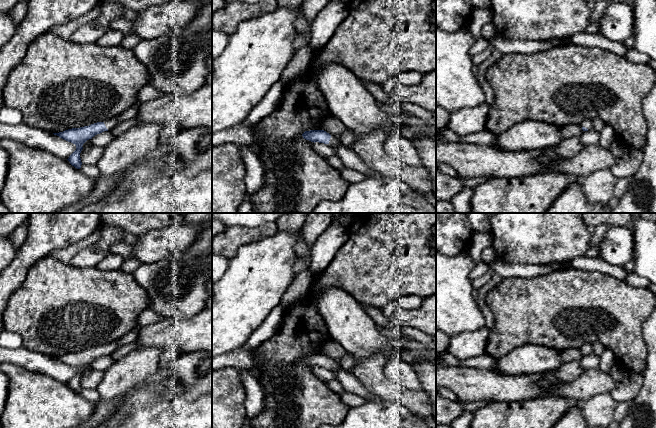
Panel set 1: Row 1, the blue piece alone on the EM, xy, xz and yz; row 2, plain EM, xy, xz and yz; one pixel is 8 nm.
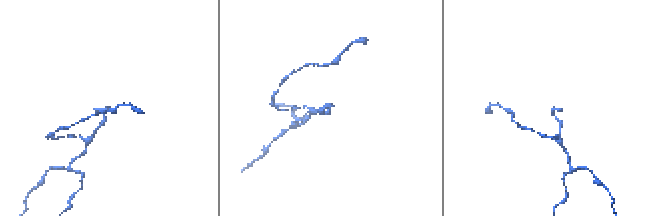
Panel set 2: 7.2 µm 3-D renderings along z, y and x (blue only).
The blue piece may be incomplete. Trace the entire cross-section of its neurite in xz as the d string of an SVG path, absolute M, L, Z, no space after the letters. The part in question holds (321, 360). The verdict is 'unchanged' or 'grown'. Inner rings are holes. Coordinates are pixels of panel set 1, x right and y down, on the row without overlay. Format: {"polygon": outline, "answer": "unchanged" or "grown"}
{"polygon": "M324 354L305 355L302 358L302 360L304 363L314 367L319 366L319 367L329 368L332 371L335 371L337 369L342 369L341 364L337 360L330 359Z", "answer": "grown"}

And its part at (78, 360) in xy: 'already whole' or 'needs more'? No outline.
needs more

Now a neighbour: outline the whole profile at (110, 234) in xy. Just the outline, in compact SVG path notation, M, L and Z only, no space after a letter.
M101 224L101 237L92 244L90 248L94 251L103 252L105 254L111 253L111 246L115 242L124 242L124 229L114 225Z

